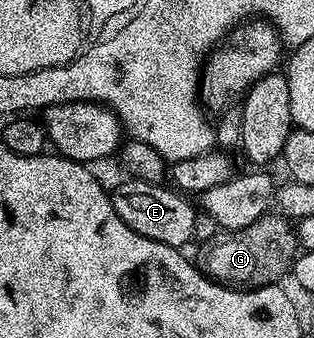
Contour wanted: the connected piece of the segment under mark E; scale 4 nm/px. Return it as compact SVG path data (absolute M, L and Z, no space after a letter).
M129 178L126 184L119 185L115 190L112 189L111 195L119 218L123 218L123 222L127 222L127 226L131 226L135 234L143 234L143 238L163 242L172 248L184 249L185 243L197 232L198 209L194 205L193 209L188 204L190 201L172 187Z

